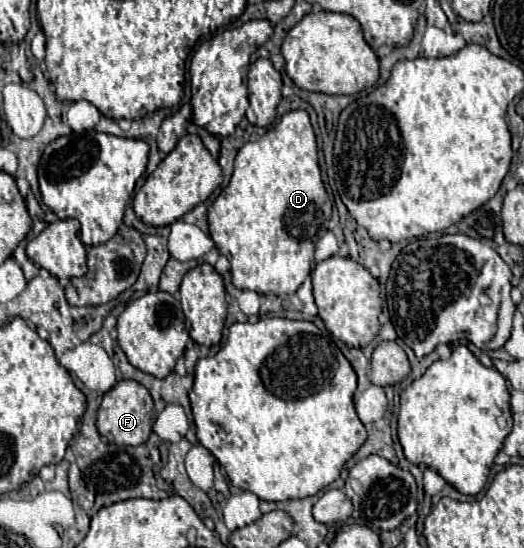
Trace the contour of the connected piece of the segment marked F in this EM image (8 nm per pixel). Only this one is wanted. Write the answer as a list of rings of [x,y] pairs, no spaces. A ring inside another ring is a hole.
[[[132,379],[118,381],[114,389],[110,389],[98,409],[98,431],[110,443],[116,445],[142,445],[152,433],[154,425],[154,403],[144,385]]]

